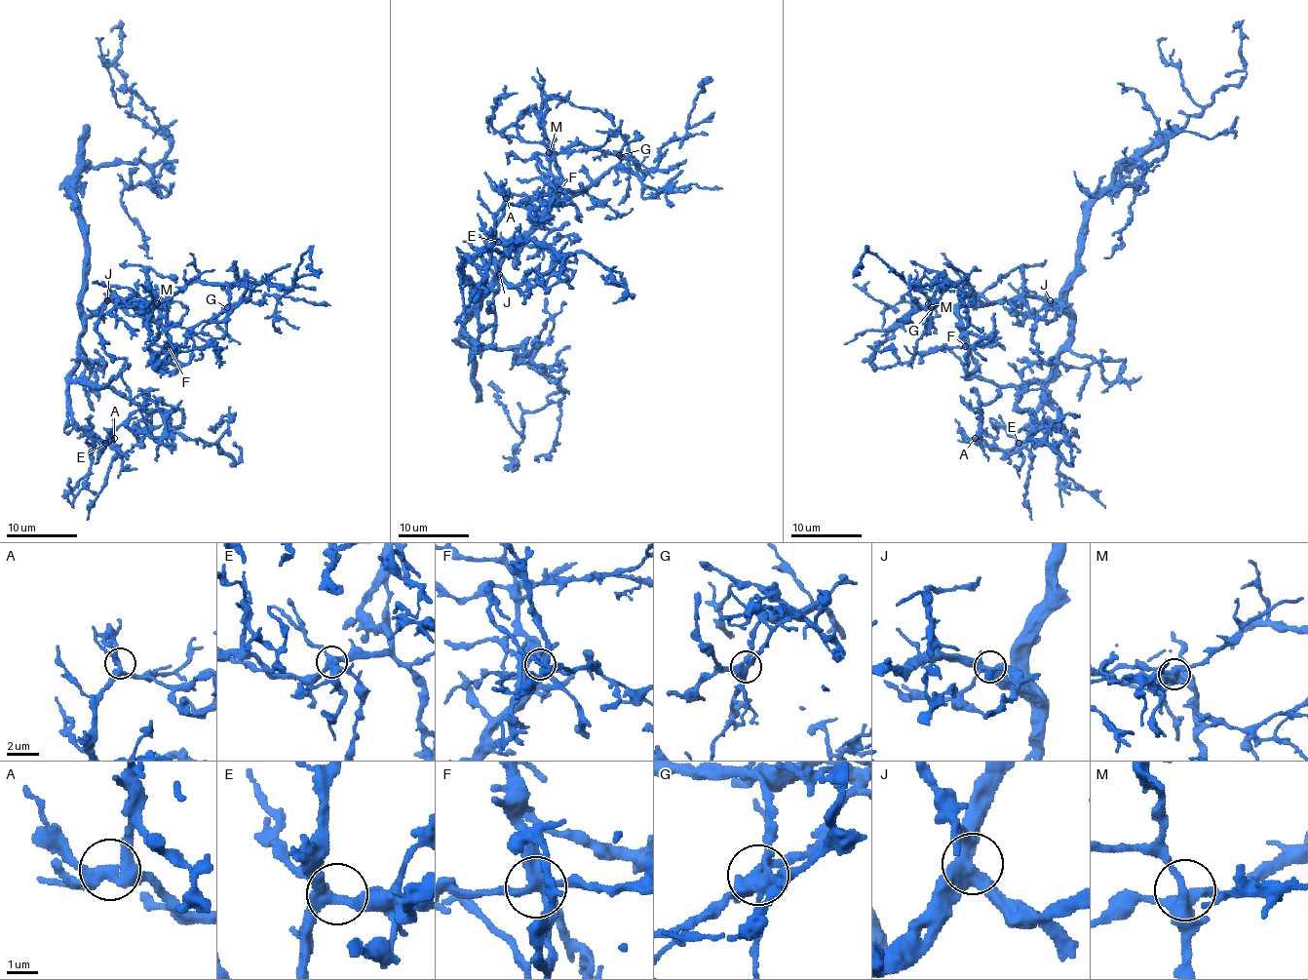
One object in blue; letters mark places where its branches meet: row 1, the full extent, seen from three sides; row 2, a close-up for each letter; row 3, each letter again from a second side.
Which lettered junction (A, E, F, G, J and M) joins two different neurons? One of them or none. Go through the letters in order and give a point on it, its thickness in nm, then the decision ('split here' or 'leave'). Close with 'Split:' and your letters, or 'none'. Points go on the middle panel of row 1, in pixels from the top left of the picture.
A: place (506, 198); calibre 360 nm; leave
E: place (498, 242); calibre 360 nm; leave
F: place (559, 189); calibre 360 nm; leave
G: place (619, 155); calibre 400 nm; leave
J: place (499, 274); calibre 440 nm; leave
M: place (549, 152); calibre 400 nm; leave
Split: none

